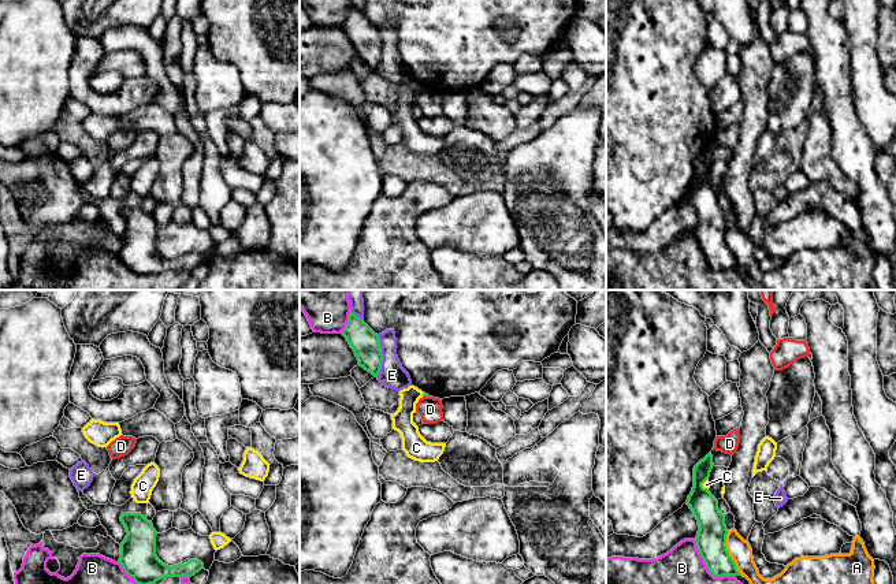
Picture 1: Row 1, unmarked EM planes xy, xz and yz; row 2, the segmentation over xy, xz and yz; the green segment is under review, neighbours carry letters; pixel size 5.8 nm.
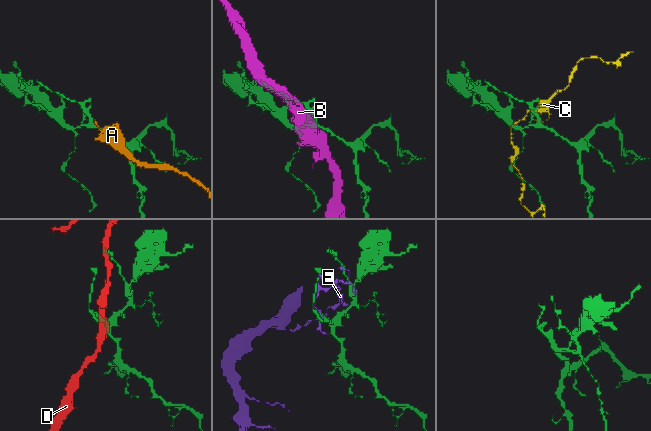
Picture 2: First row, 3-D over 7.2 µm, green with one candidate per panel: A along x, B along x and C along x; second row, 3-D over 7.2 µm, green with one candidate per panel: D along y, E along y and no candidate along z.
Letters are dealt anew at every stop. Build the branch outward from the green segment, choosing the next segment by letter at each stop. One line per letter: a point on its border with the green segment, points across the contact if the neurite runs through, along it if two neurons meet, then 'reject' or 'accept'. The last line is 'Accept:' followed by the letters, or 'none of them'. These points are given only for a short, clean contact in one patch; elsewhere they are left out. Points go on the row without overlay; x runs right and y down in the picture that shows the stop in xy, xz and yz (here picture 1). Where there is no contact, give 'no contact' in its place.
A: yz (728, 246) | reject
B: yz (706, 260) | reject
C: yz (702, 177) | reject
D: xz (426, 89) | along xz (423, 89), (428, 90) | reject
E: xz (382, 49) | reject
Accept: none of them

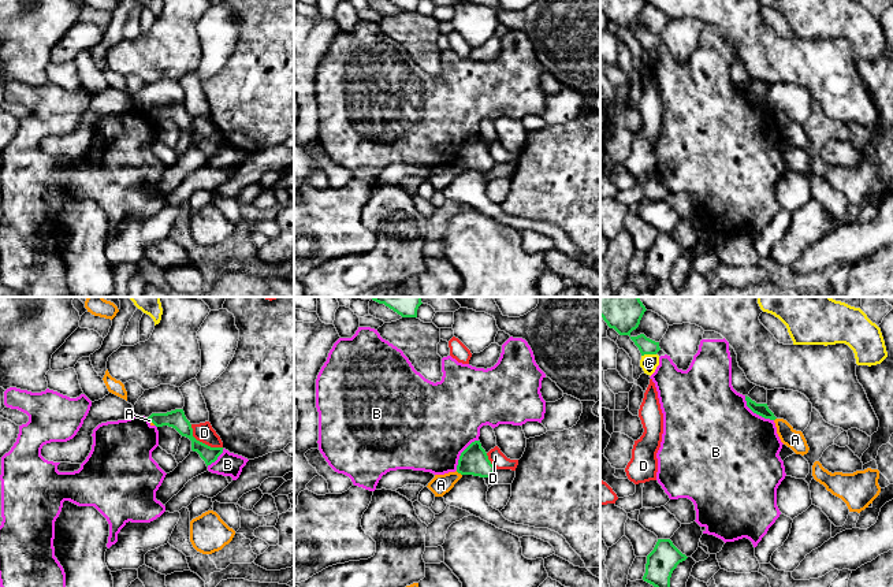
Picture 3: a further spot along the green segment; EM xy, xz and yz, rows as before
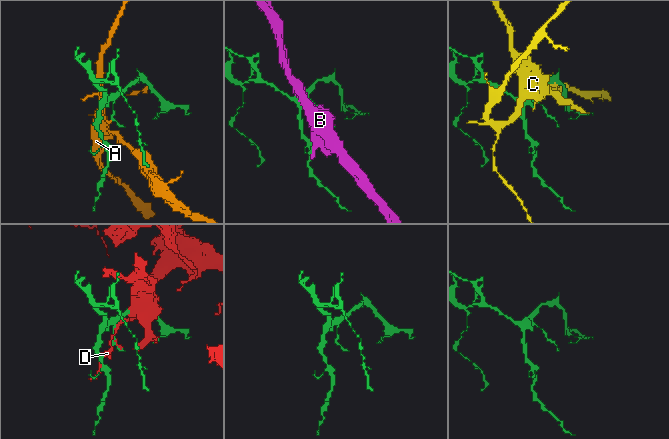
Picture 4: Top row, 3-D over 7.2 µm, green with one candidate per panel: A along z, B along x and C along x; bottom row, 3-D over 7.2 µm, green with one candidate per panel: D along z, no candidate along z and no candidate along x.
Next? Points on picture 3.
A: xz (458, 166) | along xz (456, 164), (461, 168) | reject
B: yz (755, 106) | reject
C: yz (648, 47) | reject
D: xy (201, 136) | reject
Accept: none of them

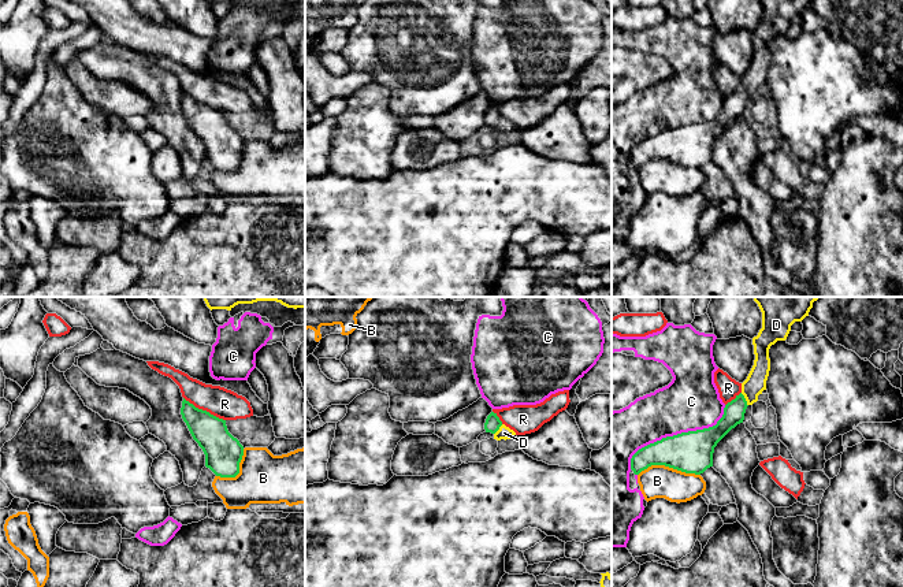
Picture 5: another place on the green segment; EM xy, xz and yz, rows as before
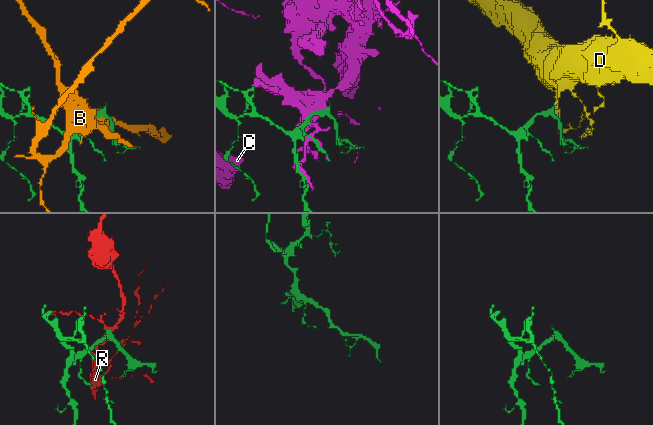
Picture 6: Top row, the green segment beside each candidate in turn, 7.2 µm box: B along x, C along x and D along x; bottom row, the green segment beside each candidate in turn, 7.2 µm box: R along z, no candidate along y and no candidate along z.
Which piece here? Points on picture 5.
B: yz (668, 159) | reject
C: yz (677, 127) | reject
D: yz (744, 93) | across yz (734, 106), (744, 93), (755, 77) | accept
R: xy (204, 104) | along xy (184, 90), (196, 100), (225, 114) | reject
Accept: D

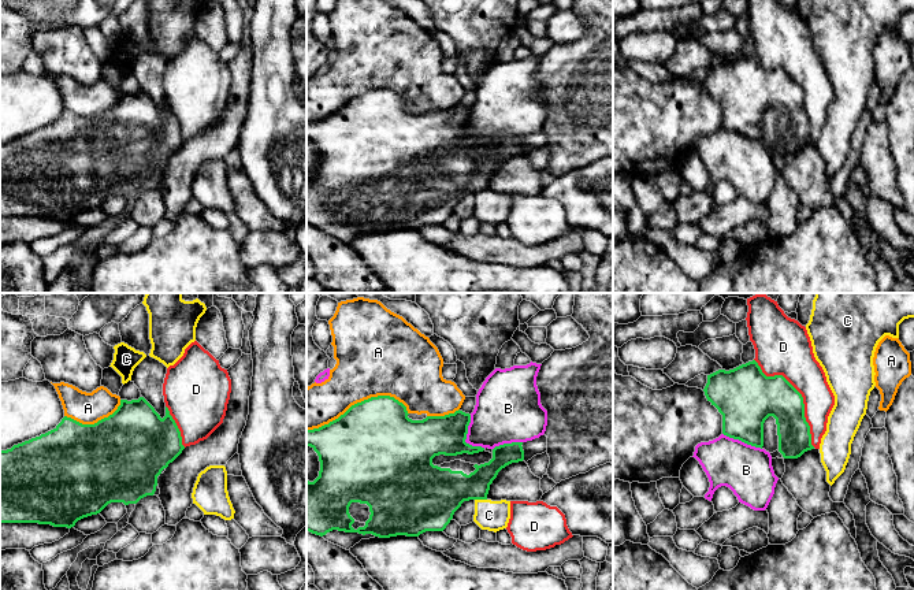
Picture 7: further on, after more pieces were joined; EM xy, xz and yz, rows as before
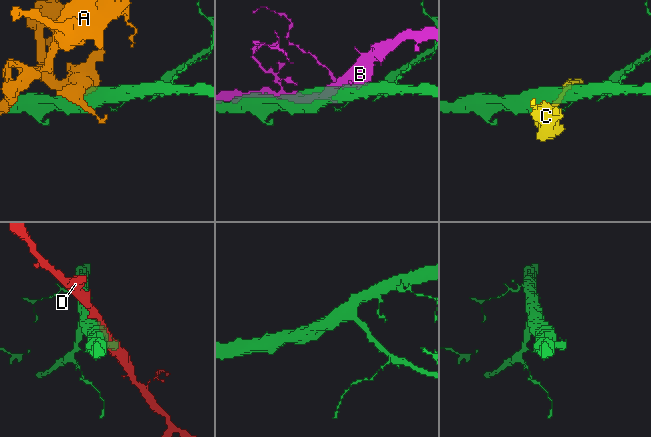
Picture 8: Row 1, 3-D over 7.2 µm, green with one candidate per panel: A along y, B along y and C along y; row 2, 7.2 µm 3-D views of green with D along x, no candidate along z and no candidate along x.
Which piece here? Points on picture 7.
A: xz (357, 96) | reject
B: xz (465, 132) | reject
C: xz (480, 192) | along xz (475, 192), (486, 193) | reject
D: yz (801, 89) | reject
Accept: none of them

